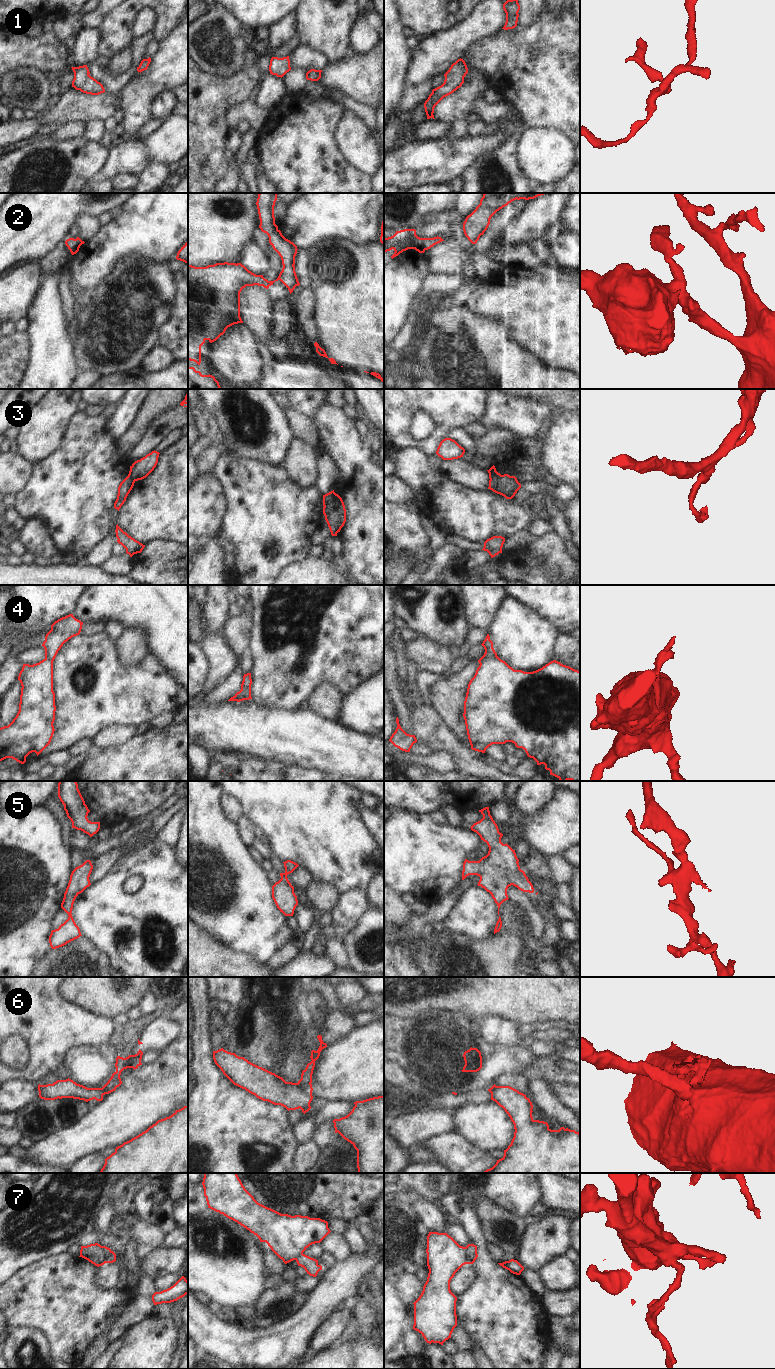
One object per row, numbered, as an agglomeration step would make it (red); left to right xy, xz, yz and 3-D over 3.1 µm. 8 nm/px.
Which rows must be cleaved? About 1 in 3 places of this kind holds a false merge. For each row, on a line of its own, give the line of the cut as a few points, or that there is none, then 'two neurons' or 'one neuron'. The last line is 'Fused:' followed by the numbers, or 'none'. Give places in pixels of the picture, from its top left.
1: no cut; one neuron
2: no cut; one neuron
3: cut in xz along (323, 498), (328, 507), (326, 519); two neurons
4: cut in yz along (496, 655), (488, 657), (479, 666); two neurons
5: no cut; one neuron
6: cut in xz along (297, 1083), (301, 1089), (311, 1095); two neurons
7: cut in xy along (102, 1246), (106, 1262); two neurons
Fused: 3, 4, 6, 7

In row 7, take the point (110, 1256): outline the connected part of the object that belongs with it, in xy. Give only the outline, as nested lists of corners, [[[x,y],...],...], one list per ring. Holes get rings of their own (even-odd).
[[[103,1246],[103,1251],[106,1263],[113,1263],[116,1261],[116,1254],[110,1248]]]

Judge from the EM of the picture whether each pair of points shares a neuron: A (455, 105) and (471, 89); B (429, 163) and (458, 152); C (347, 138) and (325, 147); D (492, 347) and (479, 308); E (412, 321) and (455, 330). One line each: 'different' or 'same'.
A: same
B: same
C: different
D: different
E: different

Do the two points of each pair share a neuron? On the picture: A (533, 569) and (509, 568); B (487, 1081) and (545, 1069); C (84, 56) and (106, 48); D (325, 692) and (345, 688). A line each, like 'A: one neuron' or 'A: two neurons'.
A: one neuron
B: one neuron
C: two neurons
D: two neurons

